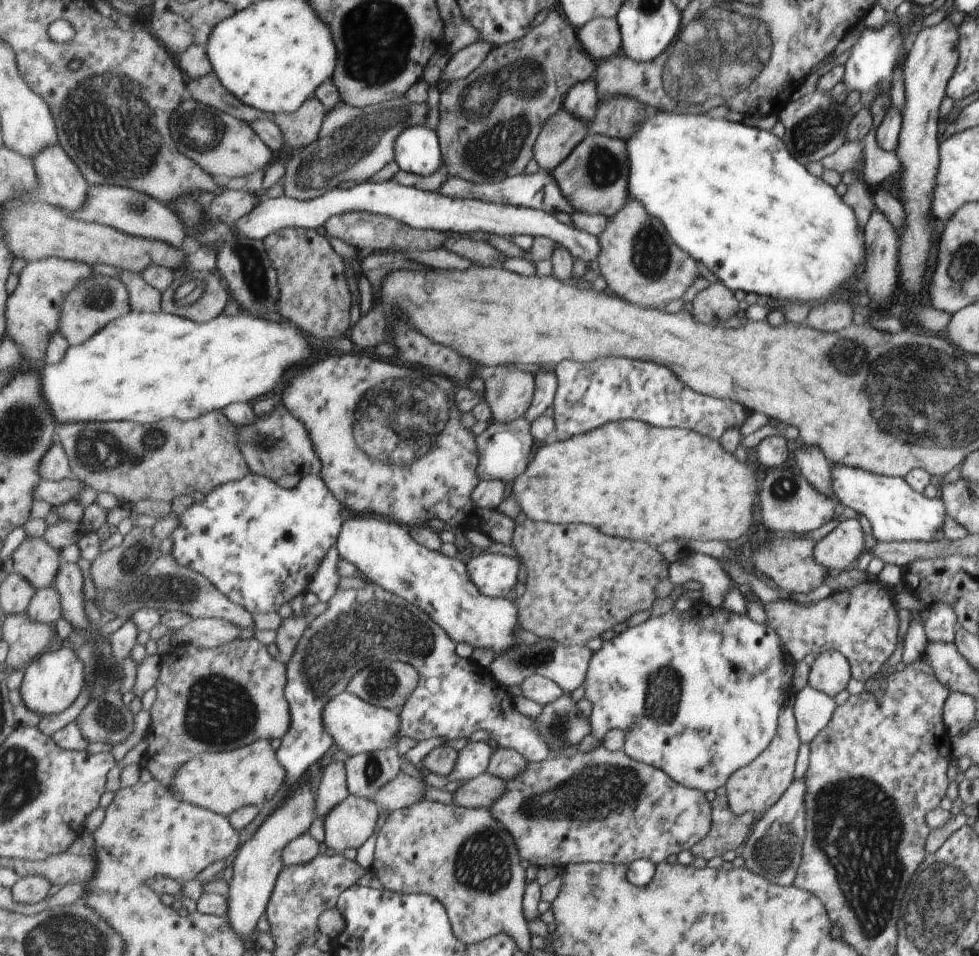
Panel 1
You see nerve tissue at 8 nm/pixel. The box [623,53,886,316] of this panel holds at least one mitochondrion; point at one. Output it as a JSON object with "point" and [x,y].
{"point":[818,130]}

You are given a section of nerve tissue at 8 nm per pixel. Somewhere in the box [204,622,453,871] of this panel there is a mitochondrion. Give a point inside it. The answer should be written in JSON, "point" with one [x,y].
{"point":[380,683]}

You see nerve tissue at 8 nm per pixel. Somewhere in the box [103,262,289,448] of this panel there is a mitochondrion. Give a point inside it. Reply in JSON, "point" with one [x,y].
{"point":[191,290]}

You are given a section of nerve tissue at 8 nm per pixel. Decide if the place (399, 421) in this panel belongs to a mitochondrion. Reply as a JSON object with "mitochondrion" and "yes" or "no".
{"mitochondrion":"yes"}

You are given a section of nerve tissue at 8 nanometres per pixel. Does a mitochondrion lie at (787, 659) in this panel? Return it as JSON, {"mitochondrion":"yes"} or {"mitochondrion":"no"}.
{"mitochondrion":"no"}

